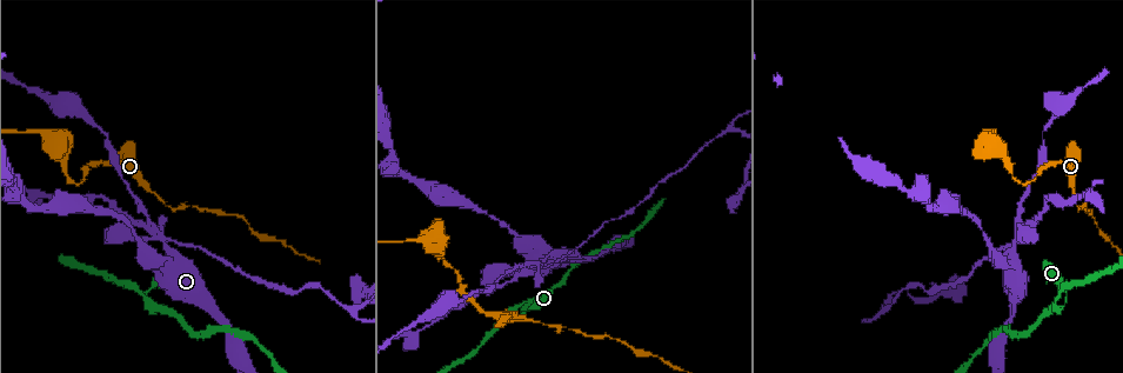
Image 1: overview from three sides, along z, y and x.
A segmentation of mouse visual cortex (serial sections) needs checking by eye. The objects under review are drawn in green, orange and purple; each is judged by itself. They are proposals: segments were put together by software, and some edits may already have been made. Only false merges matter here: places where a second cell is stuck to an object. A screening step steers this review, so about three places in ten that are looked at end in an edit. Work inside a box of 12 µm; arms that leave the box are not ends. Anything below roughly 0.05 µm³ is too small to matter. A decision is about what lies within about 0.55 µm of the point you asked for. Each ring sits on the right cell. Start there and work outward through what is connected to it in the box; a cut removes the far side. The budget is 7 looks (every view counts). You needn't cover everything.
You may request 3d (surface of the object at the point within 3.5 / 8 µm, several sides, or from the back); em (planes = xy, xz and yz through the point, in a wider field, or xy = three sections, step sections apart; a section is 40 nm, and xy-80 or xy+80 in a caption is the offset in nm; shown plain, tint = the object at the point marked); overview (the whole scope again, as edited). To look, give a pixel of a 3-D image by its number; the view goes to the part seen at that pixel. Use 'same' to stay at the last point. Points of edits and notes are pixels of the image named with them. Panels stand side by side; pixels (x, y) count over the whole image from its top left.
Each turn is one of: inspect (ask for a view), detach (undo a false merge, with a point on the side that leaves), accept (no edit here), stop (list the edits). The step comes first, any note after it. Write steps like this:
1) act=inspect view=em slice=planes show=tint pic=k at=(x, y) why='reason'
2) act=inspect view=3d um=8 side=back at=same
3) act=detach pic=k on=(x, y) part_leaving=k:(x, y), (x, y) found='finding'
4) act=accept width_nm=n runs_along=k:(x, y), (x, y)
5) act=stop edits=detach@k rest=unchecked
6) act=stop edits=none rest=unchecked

act=inspect view=3d um=3.5 pic=1 at=(451, 267) why='a narrow waist'

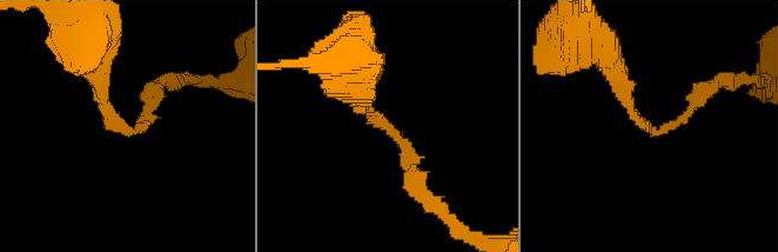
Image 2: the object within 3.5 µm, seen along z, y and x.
act=inspect view=em slice=planes show=tint pic=2 at=(127, 131) arm_widths_nm=200,200 why='need the tissue'

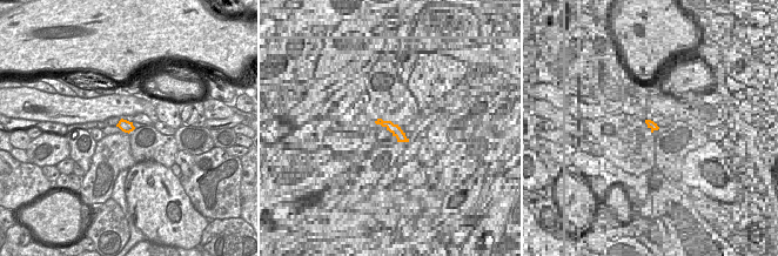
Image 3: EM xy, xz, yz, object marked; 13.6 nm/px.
act=inspect view=em slice=xy step=1 show=tint at=same

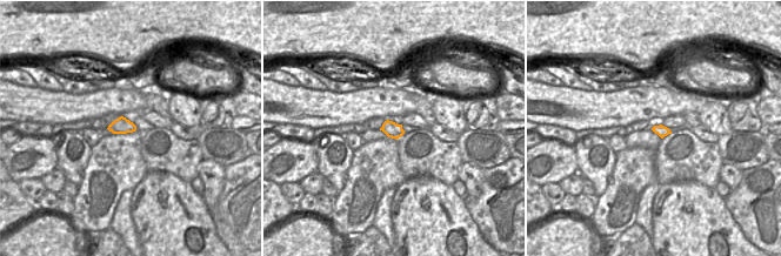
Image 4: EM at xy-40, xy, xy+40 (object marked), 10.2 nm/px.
act=accept width_nm=160 runs_along=2:(416, 187), (406, 145), (362, 93) found='all the same cell'

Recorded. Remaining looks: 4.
act=inspect view=3d um=3.5 side=back pic=1 at=(1073, 190) why='thick turns thin'

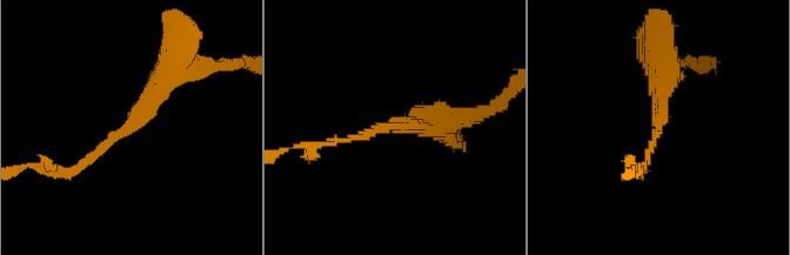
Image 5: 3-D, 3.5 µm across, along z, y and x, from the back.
act=inspect view=em slice=planes show=tint pic=5 at=(125, 130) arm_widths_nm=100,300

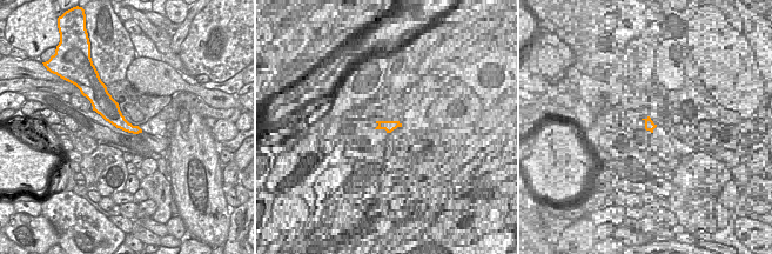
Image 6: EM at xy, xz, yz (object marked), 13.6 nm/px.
act=accept width_nm=240 runs_along=5:(174, 71), (127, 128), (62, 172) found='one cell here'

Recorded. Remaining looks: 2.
act=stop edits=none rest=unchecked

